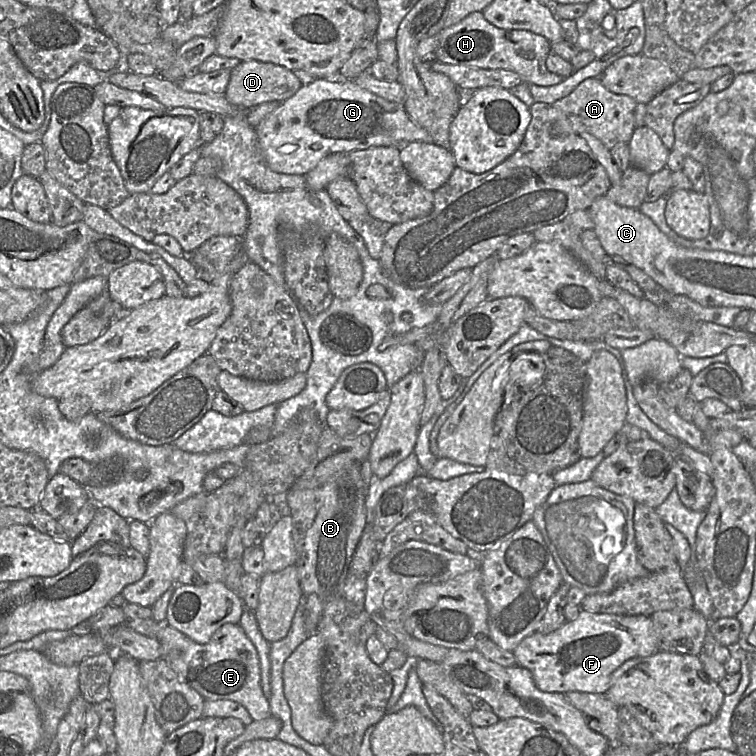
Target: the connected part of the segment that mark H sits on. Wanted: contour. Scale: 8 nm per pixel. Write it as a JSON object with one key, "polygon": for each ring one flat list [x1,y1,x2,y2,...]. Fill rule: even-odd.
{"polygon":[[473,12,438,34,438,45,431,61,481,69,503,69,518,74,528,84,553,86,565,80,550,72,546,59,551,43,543,36,525,30,504,30,489,23,482,12]]}

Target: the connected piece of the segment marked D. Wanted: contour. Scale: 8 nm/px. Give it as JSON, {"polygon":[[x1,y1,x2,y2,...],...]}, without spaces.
{"polygon":[[243,61,231,71,225,96,237,109,252,109,266,102,283,102,291,98,303,84,293,71,272,63]]}

